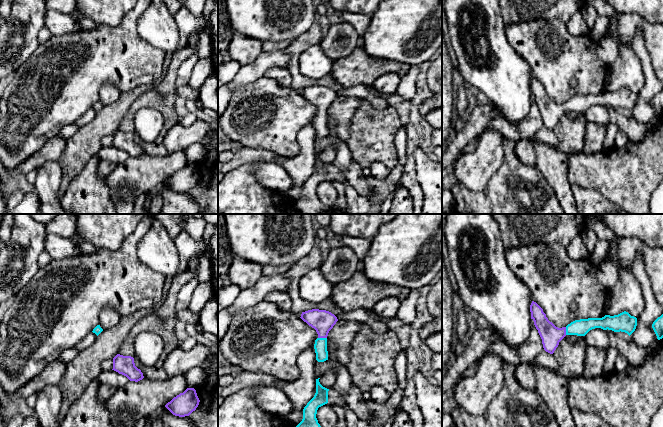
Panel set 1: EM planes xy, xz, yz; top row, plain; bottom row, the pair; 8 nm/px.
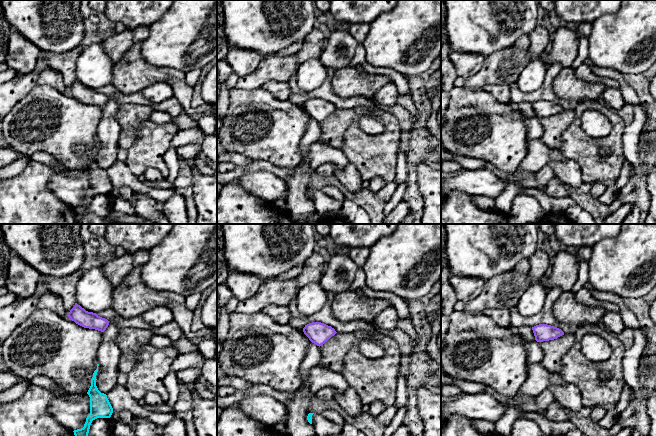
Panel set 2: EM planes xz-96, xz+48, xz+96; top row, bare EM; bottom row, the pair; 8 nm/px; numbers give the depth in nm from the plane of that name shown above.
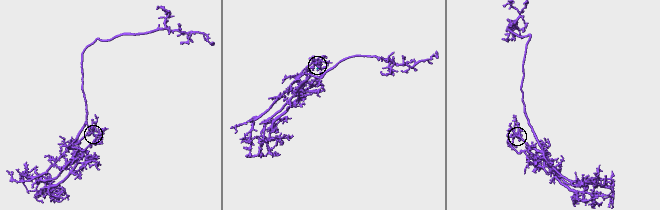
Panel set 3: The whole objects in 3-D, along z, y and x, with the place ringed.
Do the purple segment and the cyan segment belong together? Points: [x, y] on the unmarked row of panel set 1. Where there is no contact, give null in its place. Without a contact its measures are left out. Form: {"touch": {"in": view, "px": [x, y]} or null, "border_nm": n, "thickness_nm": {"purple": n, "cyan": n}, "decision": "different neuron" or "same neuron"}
{"touch": {"in": "xz", "px": [322, 113]}, "border_nm": 70, "thickness_nm": {"purple": 180, "cyan": 110}, "decision": "same neuron"}

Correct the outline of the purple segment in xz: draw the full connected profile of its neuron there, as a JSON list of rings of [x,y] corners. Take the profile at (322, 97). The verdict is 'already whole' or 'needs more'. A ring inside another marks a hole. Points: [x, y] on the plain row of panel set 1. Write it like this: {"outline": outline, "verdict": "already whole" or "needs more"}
{"outline": [[[312,85],[302,88],[300,94],[314,104],[318,110],[314,120],[316,136],[318,138],[328,136],[327,112],[338,97],[337,93],[326,86]]], "verdict": "needs more"}

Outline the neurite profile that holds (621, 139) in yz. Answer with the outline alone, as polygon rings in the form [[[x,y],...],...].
[[[619,130],[615,136],[612,148],[622,148],[629,142],[628,136],[622,130]]]

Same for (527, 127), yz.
[[[536,103],[531,104],[528,116],[515,125],[520,140],[529,140],[542,126],[544,126],[542,115]]]

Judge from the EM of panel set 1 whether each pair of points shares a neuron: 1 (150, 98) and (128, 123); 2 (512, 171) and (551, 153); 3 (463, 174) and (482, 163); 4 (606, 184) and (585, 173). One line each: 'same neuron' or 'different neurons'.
1: same neuron
2: different neurons
3: same neuron
4: same neuron

